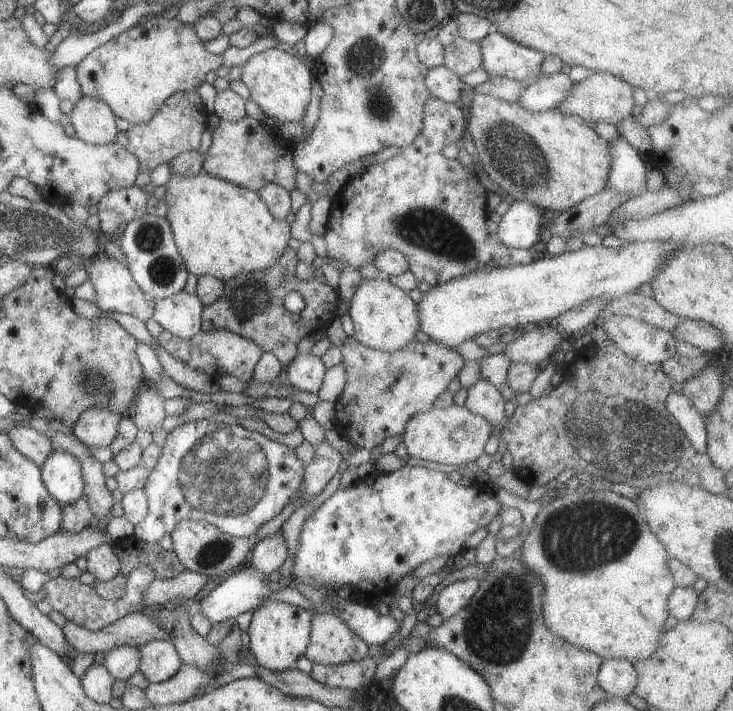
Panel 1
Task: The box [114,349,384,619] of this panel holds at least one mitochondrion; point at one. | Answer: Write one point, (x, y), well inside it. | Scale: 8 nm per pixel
(220, 472)

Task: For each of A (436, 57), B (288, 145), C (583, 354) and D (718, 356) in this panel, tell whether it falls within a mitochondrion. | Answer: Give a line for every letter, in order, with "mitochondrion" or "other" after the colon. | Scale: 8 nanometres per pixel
A: other
B: other
C: other
D: other

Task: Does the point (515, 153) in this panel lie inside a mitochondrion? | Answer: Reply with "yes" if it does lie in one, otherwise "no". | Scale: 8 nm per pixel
yes

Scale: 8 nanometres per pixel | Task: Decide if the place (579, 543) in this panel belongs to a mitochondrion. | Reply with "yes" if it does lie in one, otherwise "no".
yes

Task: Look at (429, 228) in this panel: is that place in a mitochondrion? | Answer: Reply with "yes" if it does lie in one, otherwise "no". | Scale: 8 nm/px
yes

